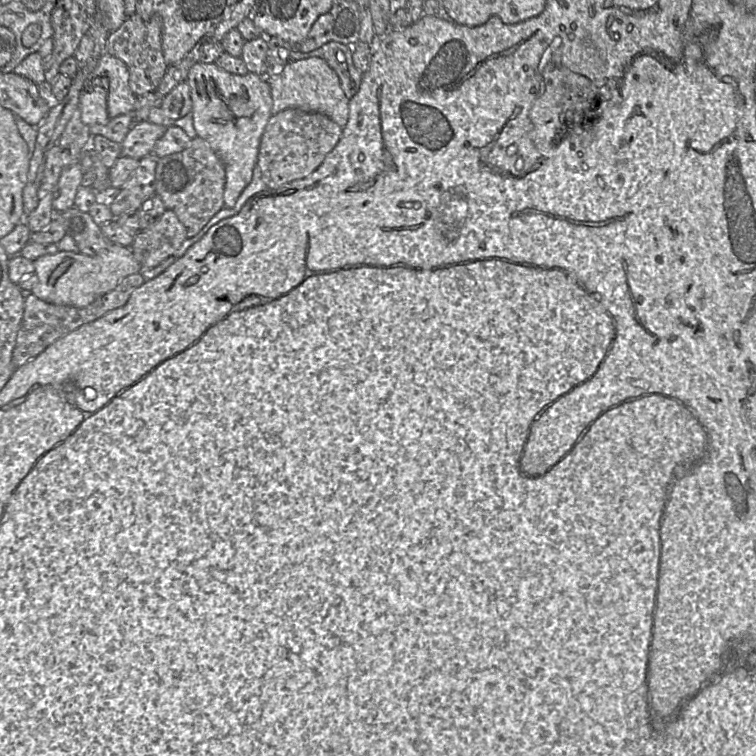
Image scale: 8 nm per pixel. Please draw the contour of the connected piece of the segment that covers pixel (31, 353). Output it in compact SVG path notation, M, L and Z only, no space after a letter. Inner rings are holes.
M140 273L129 275L120 281L112 291L96 299L84 308L50 304L37 298L32 293L26 293L23 314L16 335L15 347L12 352L12 363L14 367L19 368L28 361L34 359L50 344L69 332L100 318L113 309L123 306L127 302L132 291L141 286L144 282Z

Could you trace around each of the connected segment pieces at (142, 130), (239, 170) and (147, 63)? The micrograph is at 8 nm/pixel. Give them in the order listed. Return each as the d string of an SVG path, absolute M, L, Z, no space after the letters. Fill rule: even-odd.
M147 120L135 122L122 141L122 156L140 160L152 154L156 142L164 135L167 127Z
M196 63L187 75L186 82L190 87L192 100L191 114L197 136L204 139L222 161L225 168L225 186L223 208L232 208L241 192L251 182L254 167L257 164L259 146L265 127L272 116L271 89L265 76L254 73L237 75L229 73L215 63Z
M136 13L127 17L117 30L109 33L106 53L126 64L129 86L135 96L155 91L168 68L162 52L161 17L155 14L148 21L144 21Z

